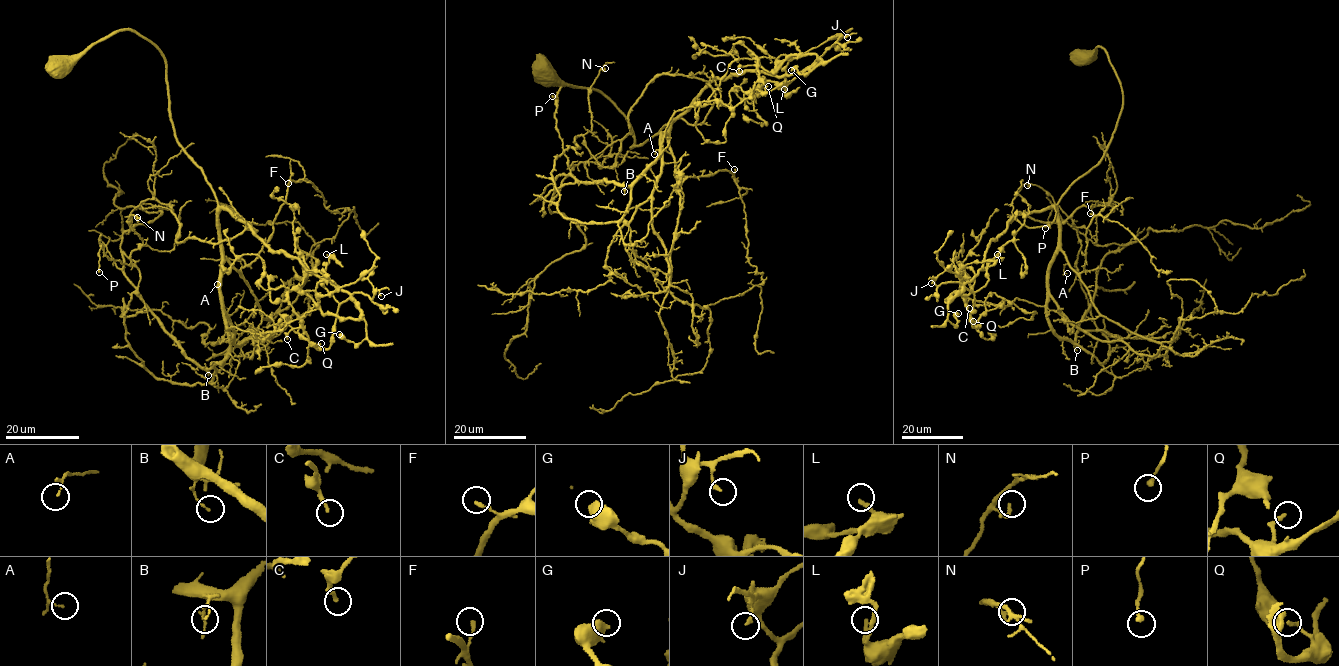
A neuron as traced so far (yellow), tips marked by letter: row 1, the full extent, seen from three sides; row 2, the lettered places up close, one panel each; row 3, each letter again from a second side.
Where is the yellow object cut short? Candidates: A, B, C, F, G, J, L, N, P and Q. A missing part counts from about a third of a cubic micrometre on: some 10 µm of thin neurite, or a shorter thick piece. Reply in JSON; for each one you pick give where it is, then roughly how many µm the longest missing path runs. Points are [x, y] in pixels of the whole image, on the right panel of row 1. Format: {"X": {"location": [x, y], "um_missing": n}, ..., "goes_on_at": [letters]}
{"goes_on_at": []}

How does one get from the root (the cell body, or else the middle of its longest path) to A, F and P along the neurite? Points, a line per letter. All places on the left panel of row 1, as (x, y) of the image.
A: (52, 68), (126, 30), (162, 53), (175, 136), (199, 166), (217, 204), (221, 256), (232, 267), (217, 284)
F: (52, 68), (117, 32), (155, 46), (175, 136), (214, 196), (221, 256), (240, 272), (273, 232), (288, 183)
P: (52, 68), (126, 30), (163, 55), (217, 204), (229, 354), (191, 361), (125, 254), (101, 246), (99, 272)

